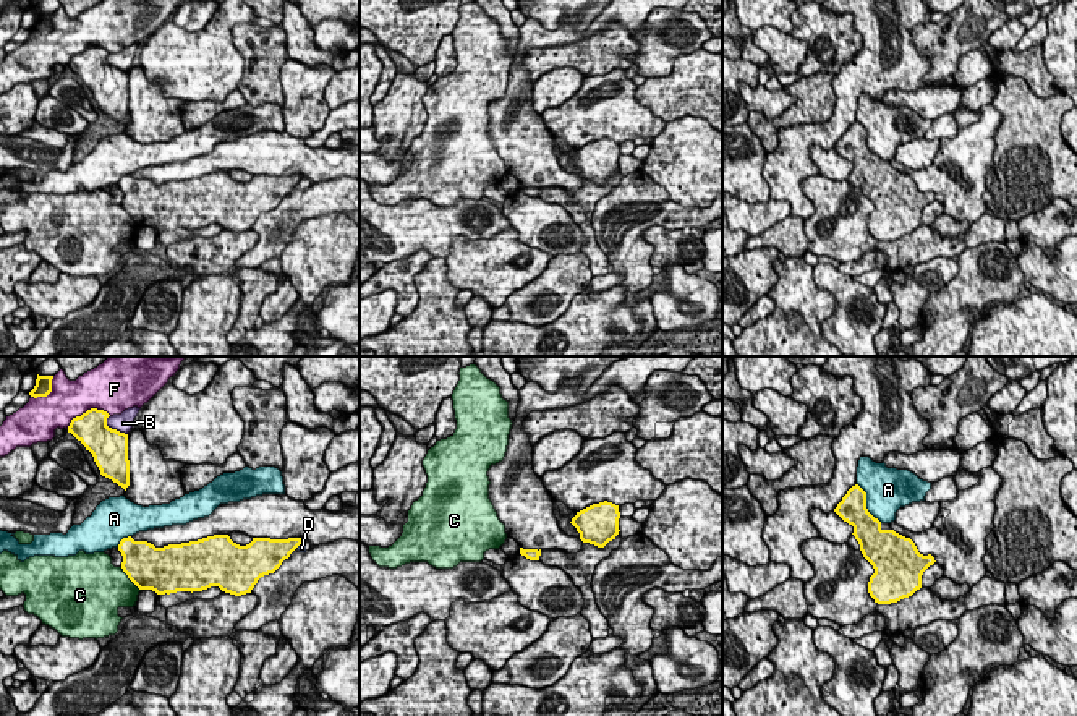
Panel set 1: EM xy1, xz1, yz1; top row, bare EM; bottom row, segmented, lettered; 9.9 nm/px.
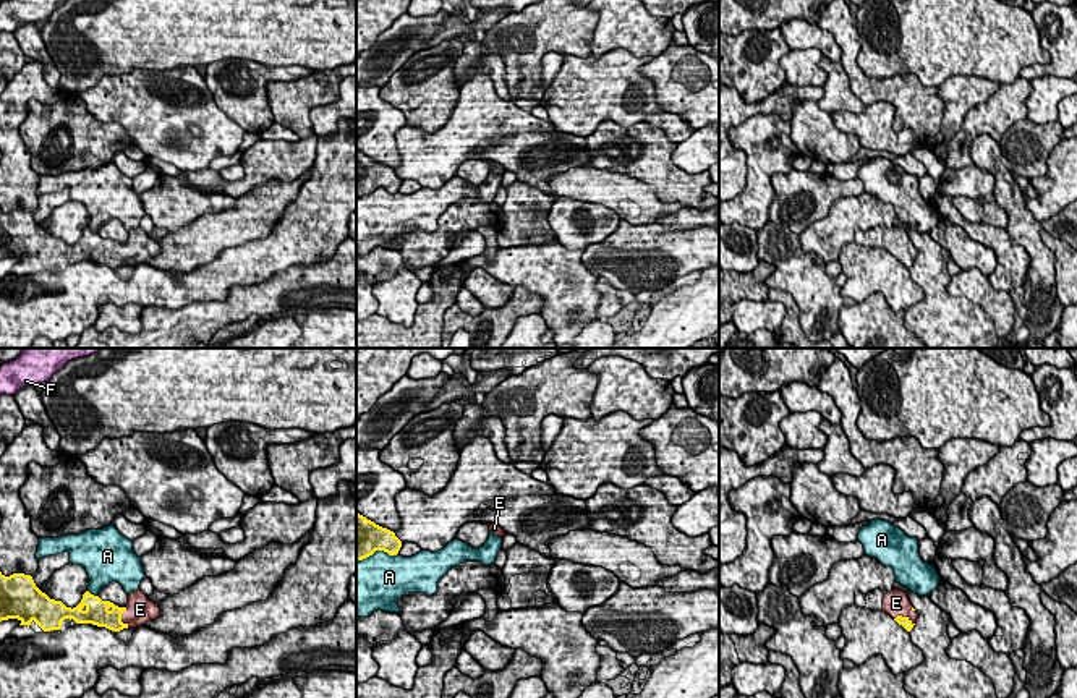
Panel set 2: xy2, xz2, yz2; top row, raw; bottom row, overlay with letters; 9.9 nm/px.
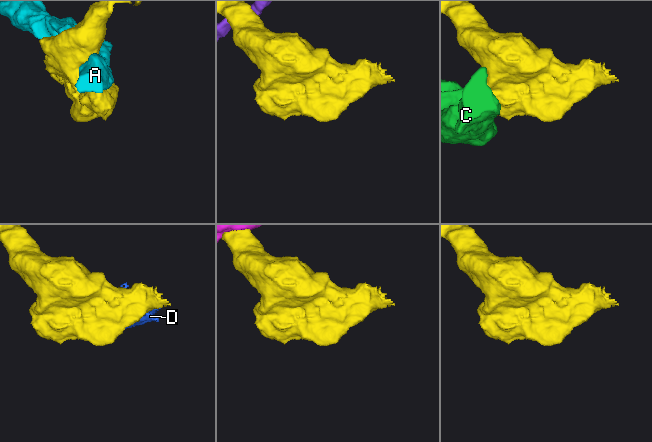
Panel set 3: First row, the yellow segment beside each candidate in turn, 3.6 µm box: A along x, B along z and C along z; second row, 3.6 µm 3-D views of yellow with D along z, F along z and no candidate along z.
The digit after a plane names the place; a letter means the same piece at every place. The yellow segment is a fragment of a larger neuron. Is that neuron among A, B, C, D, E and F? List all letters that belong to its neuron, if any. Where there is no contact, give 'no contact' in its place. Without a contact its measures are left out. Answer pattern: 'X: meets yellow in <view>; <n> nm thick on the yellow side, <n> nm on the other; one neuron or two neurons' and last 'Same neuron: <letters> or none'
A: meets yellow in yz1; 280 nm thick on the yellow side, 420 nm on the other; two neurons
B: meets yellow in xy1; 380 nm thick on the yellow side, 190 nm on the other; two neurons
C: meets yellow in xy1; 440 nm thick on the yellow side, 460 nm on the other; two neurons
D: meets yellow in xy1; 260 nm thick on the yellow side, 90 nm on the other; two neurons
E: meets yellow in xy2; 240 nm thick on the yellow side, 280 nm on the other; one neuron
F: meets yellow in xy1; 320 nm thick on the yellow side, 400 nm on the other; two neurons
Same neuron: E

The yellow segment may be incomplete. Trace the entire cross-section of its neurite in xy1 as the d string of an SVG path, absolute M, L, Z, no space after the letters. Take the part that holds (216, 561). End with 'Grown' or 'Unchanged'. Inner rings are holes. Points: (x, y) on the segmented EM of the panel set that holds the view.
M214 535L155 548L128 536L120 541L118 551L123 572L139 590L170 595L219 586L241 596L251 593L261 577L274 573L301 541L253 538L249 544L240 546L228 535Z. Unchanged

